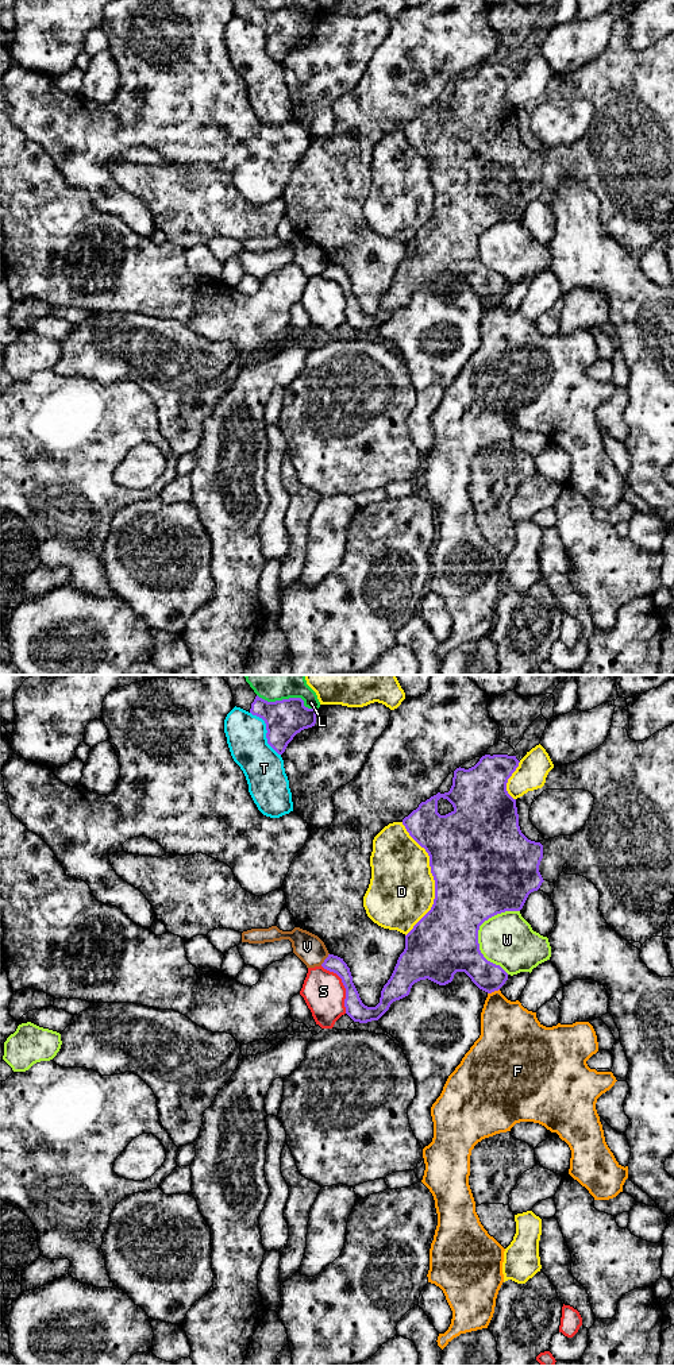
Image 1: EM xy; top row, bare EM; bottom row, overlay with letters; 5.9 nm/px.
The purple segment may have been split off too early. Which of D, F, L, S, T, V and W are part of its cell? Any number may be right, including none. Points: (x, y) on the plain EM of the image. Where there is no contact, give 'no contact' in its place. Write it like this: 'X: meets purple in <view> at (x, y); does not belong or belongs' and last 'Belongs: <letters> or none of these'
D: meets purple in xy at (434, 188); does not belong
F: meets purple in xy at (493, 300); does not belong
L: meets purple in xy at (288, 8); does not belong
S: meets purple in xy at (343, 293); does not belong
T: meets purple in xy at (268, 41); does not belong
V: meets purple in xy at (326, 267); does not belong
W: meets purple in xy at (477, 243); does not belong
Belongs: none of these

